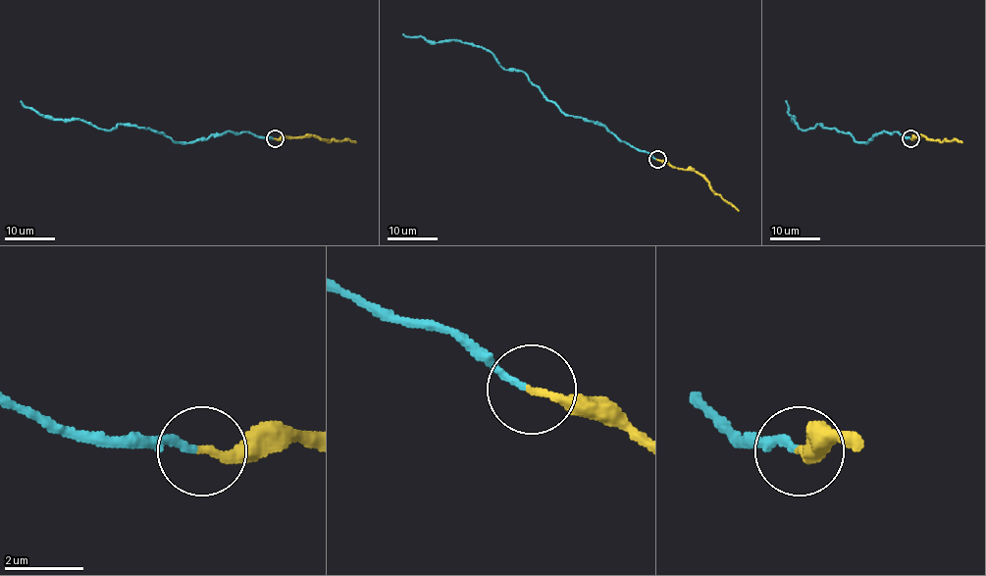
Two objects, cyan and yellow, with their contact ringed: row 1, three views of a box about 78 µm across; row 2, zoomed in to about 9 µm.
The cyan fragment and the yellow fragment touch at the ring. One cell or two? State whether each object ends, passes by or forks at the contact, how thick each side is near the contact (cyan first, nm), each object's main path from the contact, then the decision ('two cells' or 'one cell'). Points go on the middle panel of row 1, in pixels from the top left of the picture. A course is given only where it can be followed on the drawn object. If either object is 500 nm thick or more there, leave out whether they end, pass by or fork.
cyan ends; yellow ends; calibres 160 and 200 nm; course cyan (656, 160), (588, 120), (565, 115), (522, 71), (504, 70), (485, 48), (462, 41), (432, 42), (403, 33); course yellow (656, 160), (697, 171), (711, 189), (738, 211); two cells

